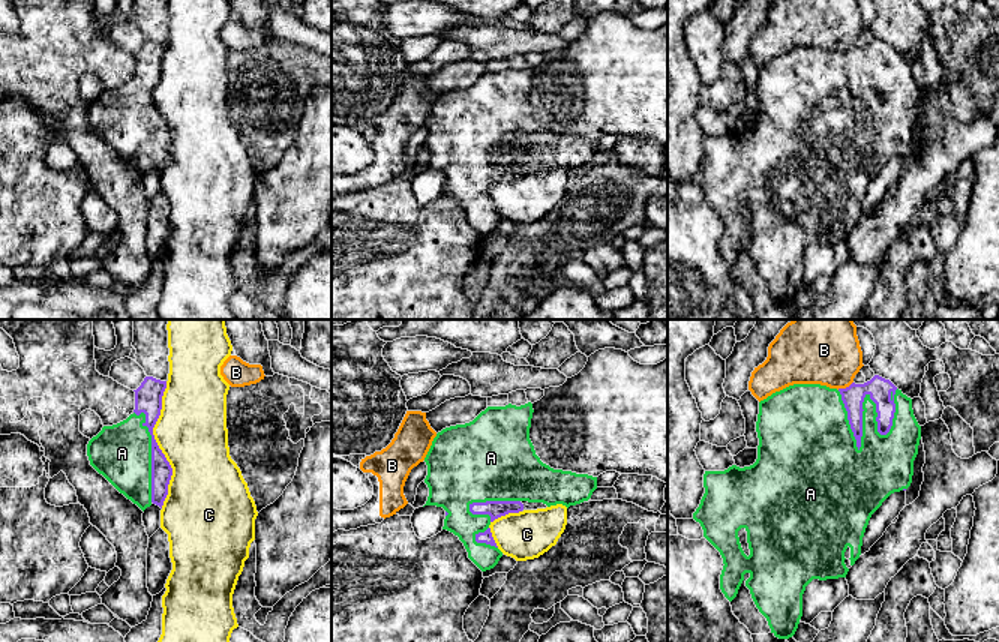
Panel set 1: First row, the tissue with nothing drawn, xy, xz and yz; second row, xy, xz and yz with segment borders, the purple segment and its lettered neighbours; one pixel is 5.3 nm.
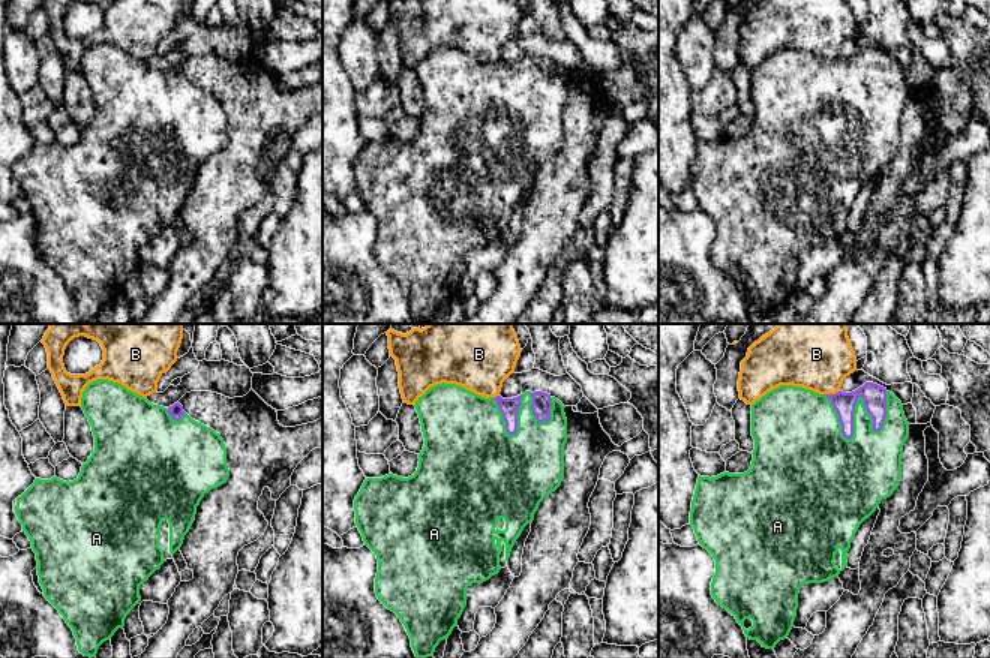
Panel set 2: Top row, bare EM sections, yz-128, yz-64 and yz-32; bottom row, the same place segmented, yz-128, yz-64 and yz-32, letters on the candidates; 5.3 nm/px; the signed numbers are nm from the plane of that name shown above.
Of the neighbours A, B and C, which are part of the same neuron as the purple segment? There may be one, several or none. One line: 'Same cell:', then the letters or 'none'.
Same cell: A

